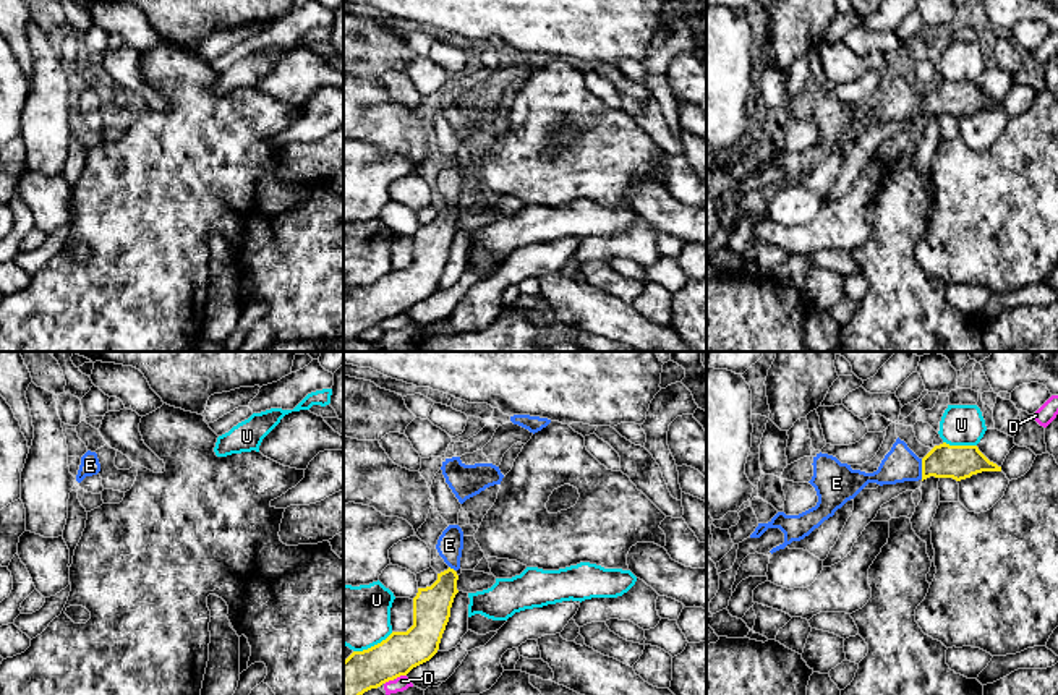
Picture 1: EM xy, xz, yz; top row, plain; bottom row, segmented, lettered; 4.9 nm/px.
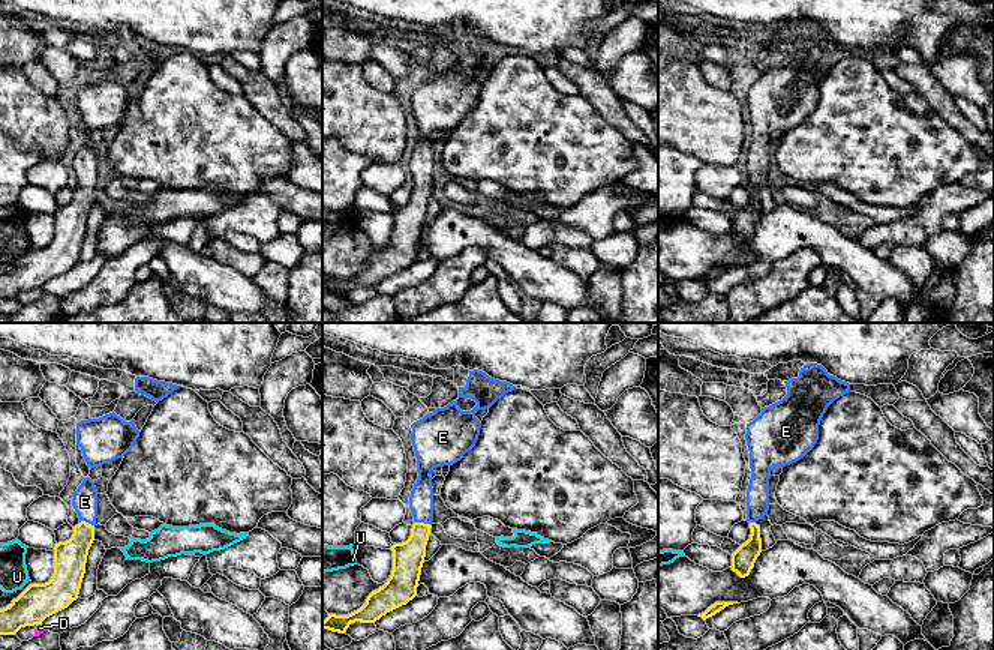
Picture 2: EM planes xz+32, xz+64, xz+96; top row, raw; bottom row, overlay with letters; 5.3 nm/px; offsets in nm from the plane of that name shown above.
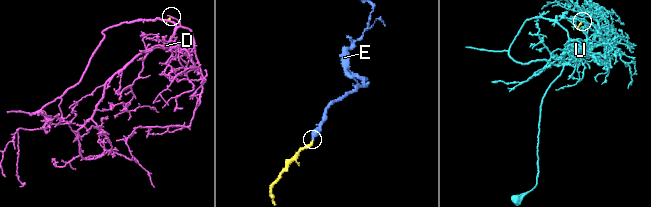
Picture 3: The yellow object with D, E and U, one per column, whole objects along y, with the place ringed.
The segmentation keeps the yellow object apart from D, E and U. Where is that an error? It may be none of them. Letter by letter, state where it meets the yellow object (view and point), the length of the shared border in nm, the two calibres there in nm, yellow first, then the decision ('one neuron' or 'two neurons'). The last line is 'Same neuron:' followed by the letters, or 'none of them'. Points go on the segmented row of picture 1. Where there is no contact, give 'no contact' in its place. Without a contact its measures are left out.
D: xz (401, 674) | 60 nm | 200/70 nm | two neurons
E: yz (922, 469) | 100 nm | 170/170 nm | one neuron
U: xz (375, 645) | 220 nm | 200/300 nm | two neurons
Same neuron: E

